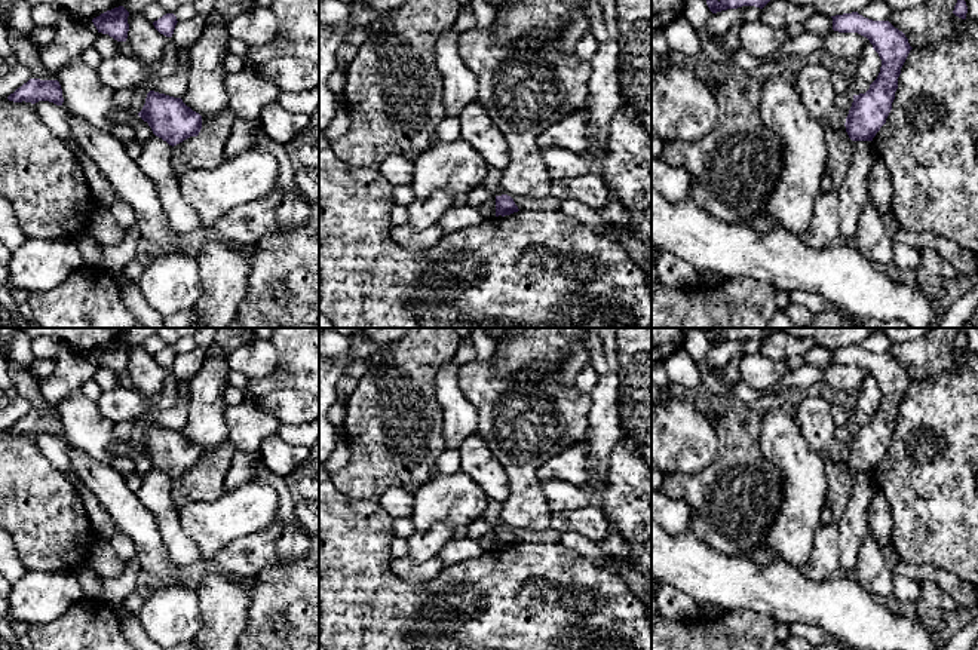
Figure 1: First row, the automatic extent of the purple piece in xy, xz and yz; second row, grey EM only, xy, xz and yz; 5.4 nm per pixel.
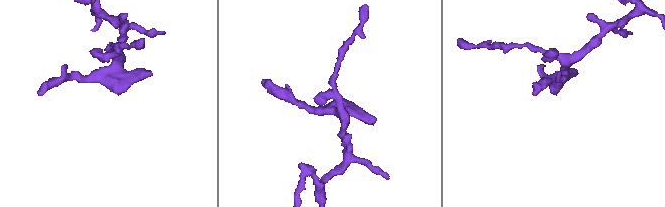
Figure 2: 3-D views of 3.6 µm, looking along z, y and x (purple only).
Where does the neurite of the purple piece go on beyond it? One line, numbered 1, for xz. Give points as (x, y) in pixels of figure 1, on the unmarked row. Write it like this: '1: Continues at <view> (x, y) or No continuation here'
1: No continuation here

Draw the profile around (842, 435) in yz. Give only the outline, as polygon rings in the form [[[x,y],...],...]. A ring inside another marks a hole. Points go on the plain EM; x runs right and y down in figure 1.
[[[853,426],[837,427],[834,432],[833,442],[838,444],[840,448],[846,453],[849,442],[852,439],[852,435],[853,435]]]

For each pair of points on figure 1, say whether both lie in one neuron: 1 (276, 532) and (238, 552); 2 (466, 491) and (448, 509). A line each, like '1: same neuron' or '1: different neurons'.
1: same neuron
2: same neuron

